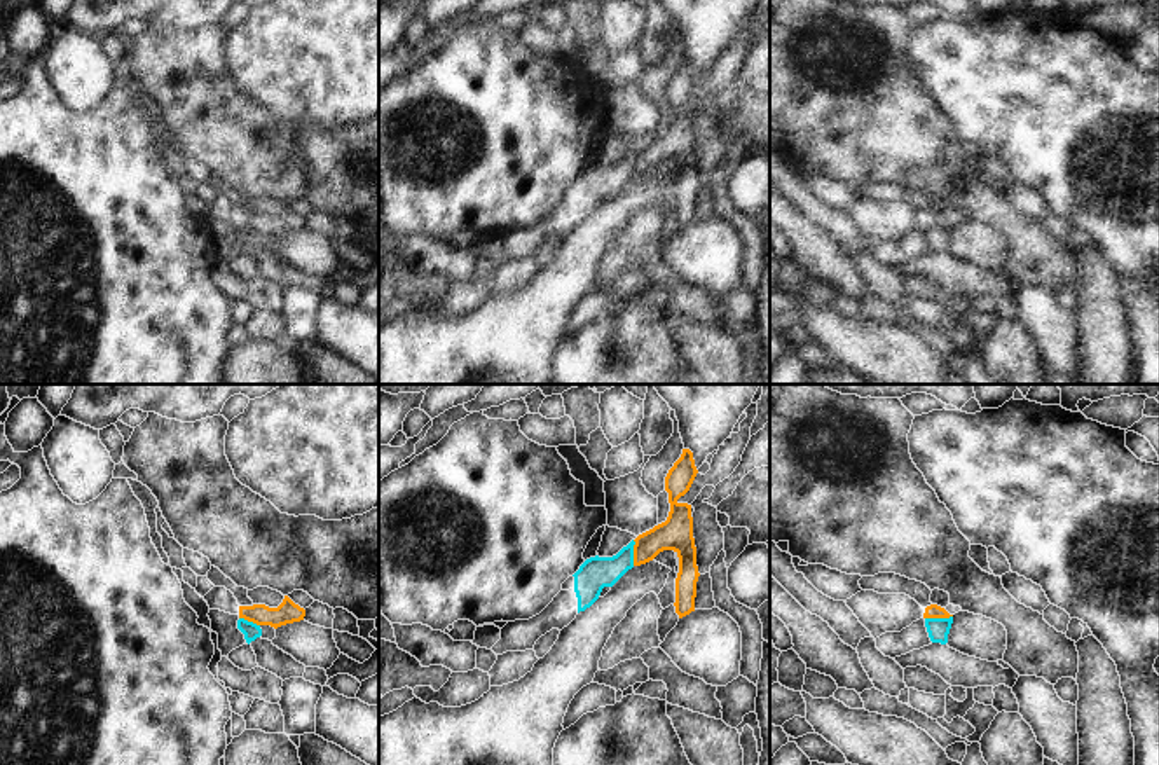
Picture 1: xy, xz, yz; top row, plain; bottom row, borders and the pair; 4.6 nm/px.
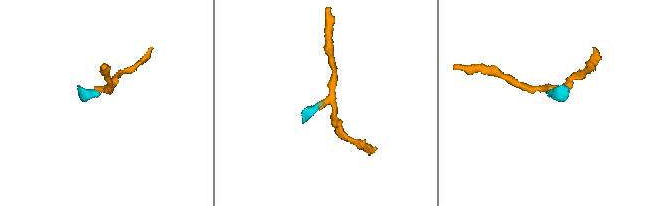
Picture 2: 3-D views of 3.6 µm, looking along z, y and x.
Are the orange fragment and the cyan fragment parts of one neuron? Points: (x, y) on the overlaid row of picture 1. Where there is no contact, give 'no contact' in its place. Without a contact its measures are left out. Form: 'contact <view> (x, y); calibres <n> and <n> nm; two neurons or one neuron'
contact yz (938, 617); calibres 60 and 100 nm; two neurons

